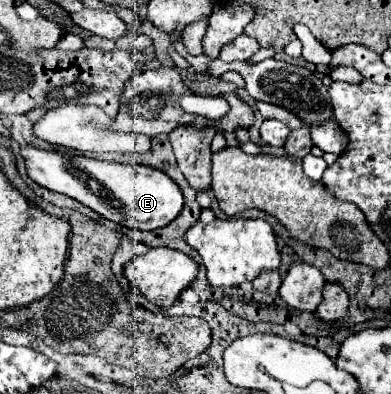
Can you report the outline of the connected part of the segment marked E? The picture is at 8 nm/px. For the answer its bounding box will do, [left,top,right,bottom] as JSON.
[19,142,183,230]

